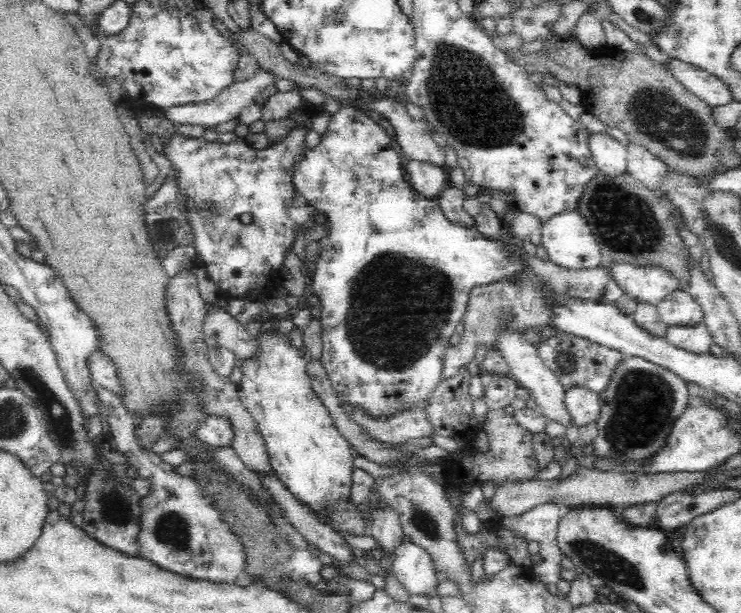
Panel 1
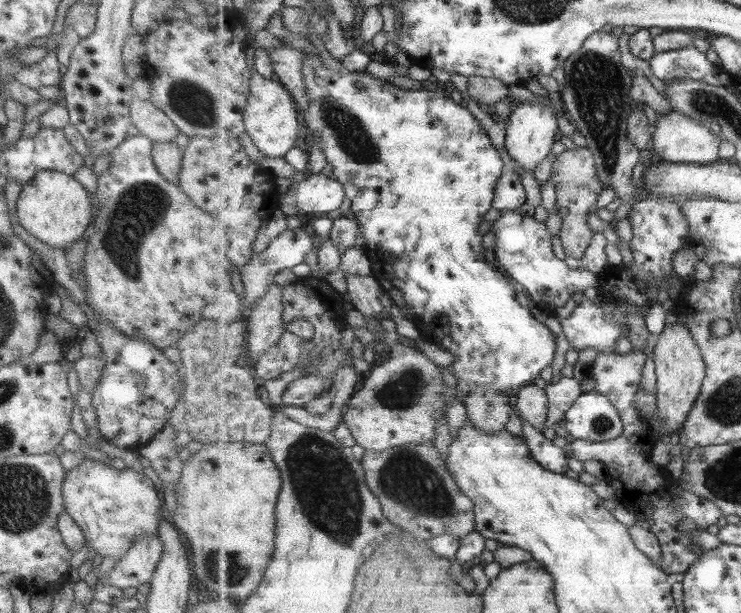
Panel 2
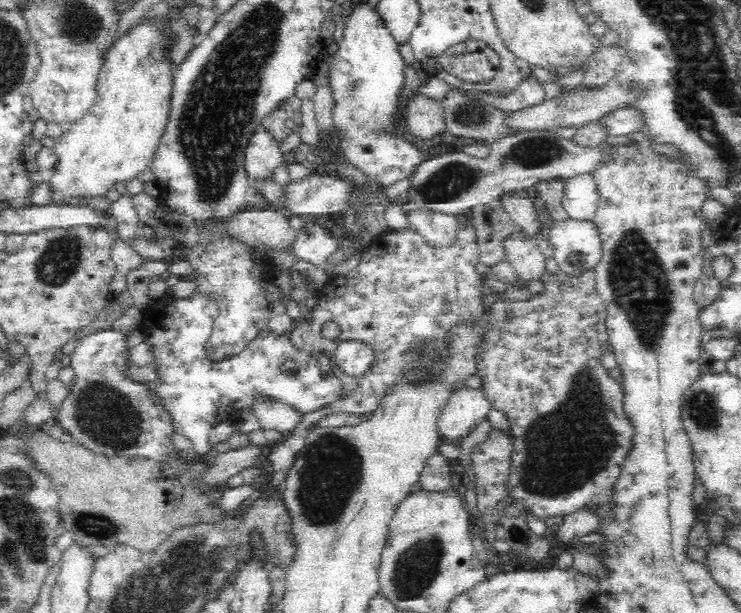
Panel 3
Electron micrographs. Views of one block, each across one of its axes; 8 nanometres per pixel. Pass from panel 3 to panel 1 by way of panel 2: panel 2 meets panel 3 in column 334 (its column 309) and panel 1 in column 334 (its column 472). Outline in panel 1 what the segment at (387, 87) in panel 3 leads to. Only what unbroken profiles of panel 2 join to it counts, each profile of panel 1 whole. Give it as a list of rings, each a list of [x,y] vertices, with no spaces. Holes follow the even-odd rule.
[[[342,104],[328,122],[328,129],[321,134],[318,146],[311,148],[303,154],[302,160],[294,165],[293,185],[298,193],[307,201],[314,211],[320,211],[326,218],[326,236],[318,240],[320,254],[315,258],[314,272],[312,272],[313,294],[319,298],[319,323],[322,339],[322,358],[320,361],[329,379],[332,381],[332,388],[335,395],[345,406],[358,405],[364,407],[372,415],[387,415],[397,411],[404,405],[411,405],[416,401],[428,398],[436,386],[438,386],[439,372],[442,370],[441,360],[444,351],[448,347],[450,338],[455,334],[459,322],[467,307],[469,292],[471,288],[478,285],[497,281],[504,277],[513,277],[518,274],[517,256],[509,256],[500,244],[494,240],[486,239],[475,227],[462,227],[460,224],[451,222],[441,210],[437,199],[426,199],[404,178],[404,168],[400,161],[400,154],[392,148],[392,137],[388,132],[367,115],[366,109],[360,105]]]

